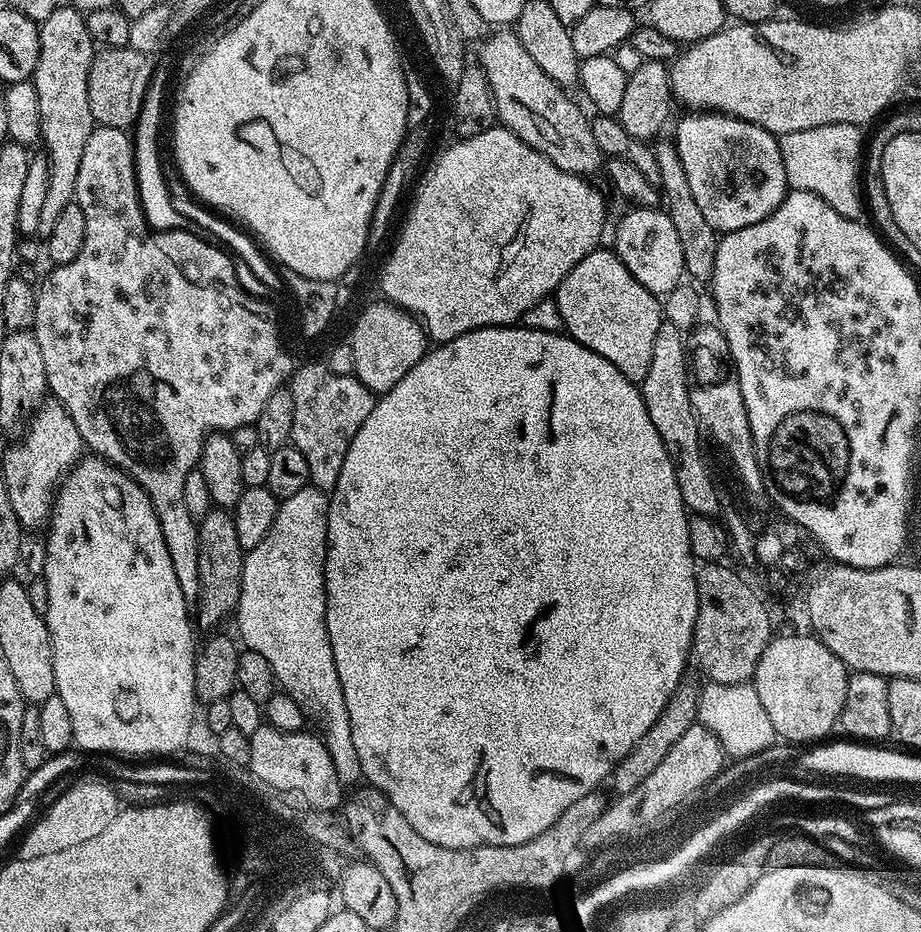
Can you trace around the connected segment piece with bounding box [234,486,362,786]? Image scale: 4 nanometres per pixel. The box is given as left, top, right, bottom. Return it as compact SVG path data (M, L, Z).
M311 486L279 501L274 526L270 526L266 538L244 553L242 594L234 621L240 631L239 639L243 647L262 654L262 658L270 662L277 685L300 704L311 711L313 708L320 715L320 724L324 727L322 738L330 754L330 762L334 762L338 782L345 786L356 786L362 780L362 762L358 762L358 750L354 750L354 738L350 735L350 710L346 710L346 698L342 698L342 682L338 682L338 666L334 666L334 654L326 630L324 563L328 553L328 501L329 497L325 493Z

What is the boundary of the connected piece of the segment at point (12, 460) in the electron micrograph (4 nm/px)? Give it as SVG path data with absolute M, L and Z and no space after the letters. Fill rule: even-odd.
M55 402L45 403L37 408L22 435L24 437L17 444L10 445L4 452L2 478L6 482L10 506L14 506L14 514L21 529L44 530L52 518L52 506L60 481L85 455L84 439L82 434L78 434L78 426L74 426L74 418L70 418L63 406Z

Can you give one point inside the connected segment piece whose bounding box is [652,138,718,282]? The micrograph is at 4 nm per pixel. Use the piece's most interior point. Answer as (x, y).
(699, 240)

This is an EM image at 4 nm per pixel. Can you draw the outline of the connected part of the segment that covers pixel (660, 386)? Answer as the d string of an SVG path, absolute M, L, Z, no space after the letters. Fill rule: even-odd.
M667 322L658 326L658 335L654 338L654 358L650 362L650 370L646 370L642 391L650 422L654 422L672 463L676 466L678 490L682 490L685 508L697 516L715 517L720 508L720 492L712 481L712 472L700 449L702 429L696 419L696 412L692 409L690 352L686 347L685 333L678 326Z

